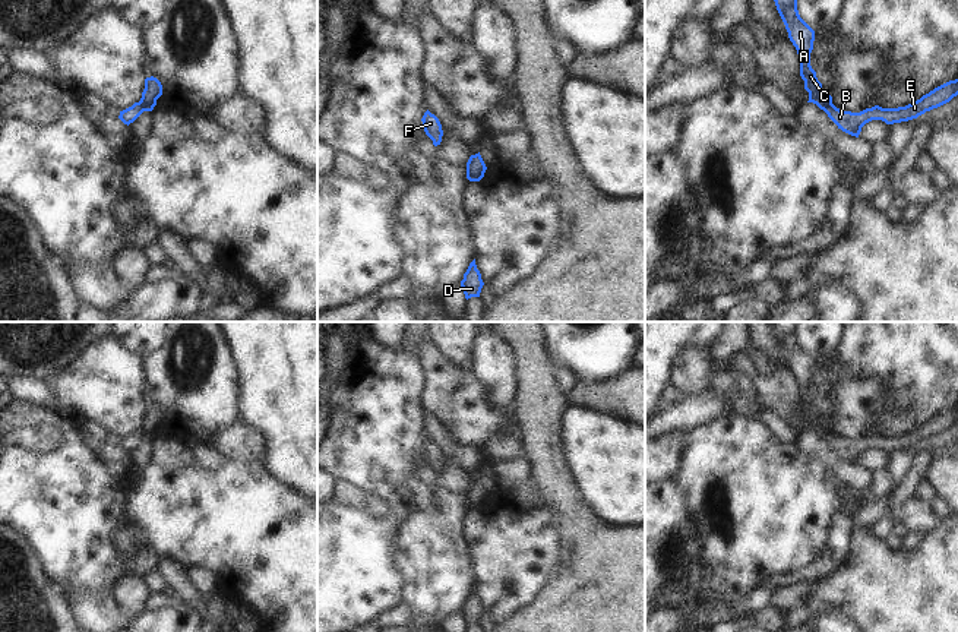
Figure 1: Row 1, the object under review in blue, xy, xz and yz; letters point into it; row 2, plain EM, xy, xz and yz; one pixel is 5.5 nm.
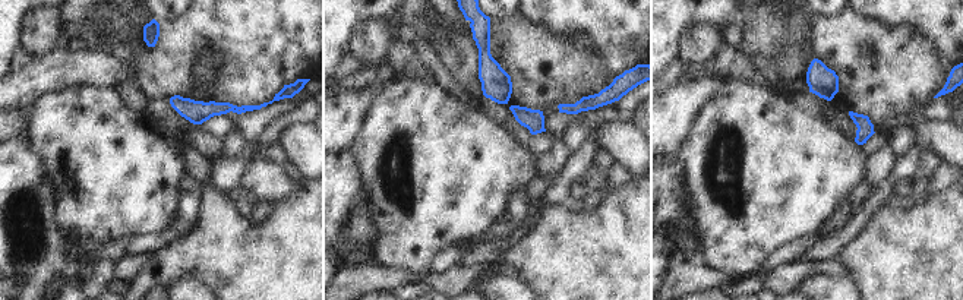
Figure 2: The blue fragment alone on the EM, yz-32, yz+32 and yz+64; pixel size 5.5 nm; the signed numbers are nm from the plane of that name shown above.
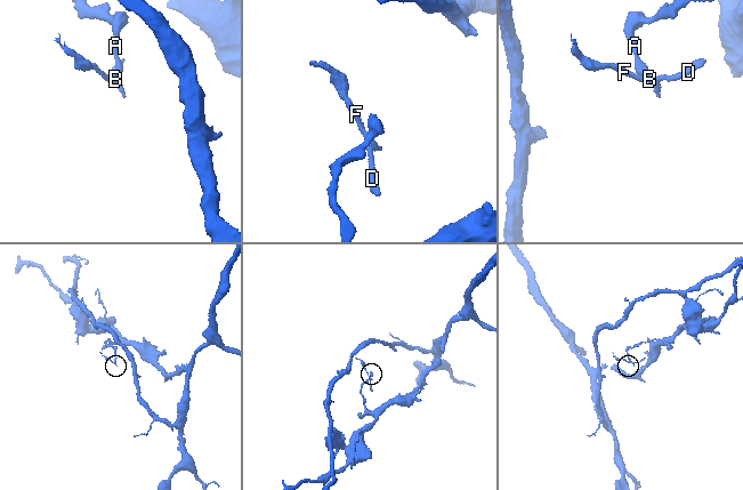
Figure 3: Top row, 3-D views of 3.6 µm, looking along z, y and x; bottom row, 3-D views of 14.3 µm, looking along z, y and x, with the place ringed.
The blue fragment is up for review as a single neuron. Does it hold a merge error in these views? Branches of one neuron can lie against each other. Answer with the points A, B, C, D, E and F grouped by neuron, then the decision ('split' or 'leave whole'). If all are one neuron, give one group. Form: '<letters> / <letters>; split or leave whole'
A C / B D E F; split

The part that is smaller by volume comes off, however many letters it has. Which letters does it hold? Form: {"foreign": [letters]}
{"foreign": ["B", "D", "E", "F"]}

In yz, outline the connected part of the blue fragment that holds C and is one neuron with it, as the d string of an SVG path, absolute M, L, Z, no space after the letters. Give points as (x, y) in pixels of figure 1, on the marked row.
M774 0L777 10L785 25L788 38L800 57L800 76L804 80L804 89L809 92L809 101L821 110L832 102L832 97L822 89L816 72L810 66L810 53L813 50L815 31L800 18L797 0Z

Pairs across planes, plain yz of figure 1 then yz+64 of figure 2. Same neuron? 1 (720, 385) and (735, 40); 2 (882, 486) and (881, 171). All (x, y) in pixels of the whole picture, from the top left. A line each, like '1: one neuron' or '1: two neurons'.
1: two neurons
2: one neuron

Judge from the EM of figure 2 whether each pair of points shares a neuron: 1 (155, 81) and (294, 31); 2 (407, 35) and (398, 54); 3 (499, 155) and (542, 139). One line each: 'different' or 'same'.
1: same
2: different
3: different

